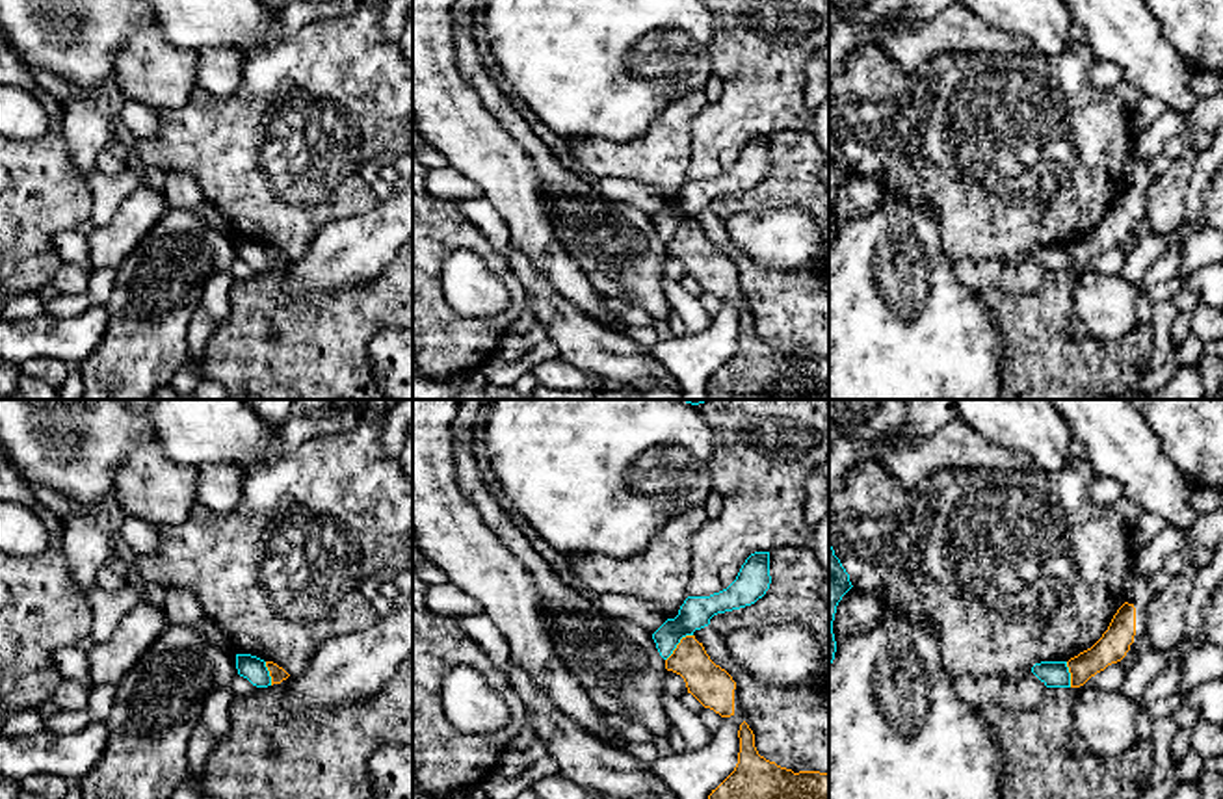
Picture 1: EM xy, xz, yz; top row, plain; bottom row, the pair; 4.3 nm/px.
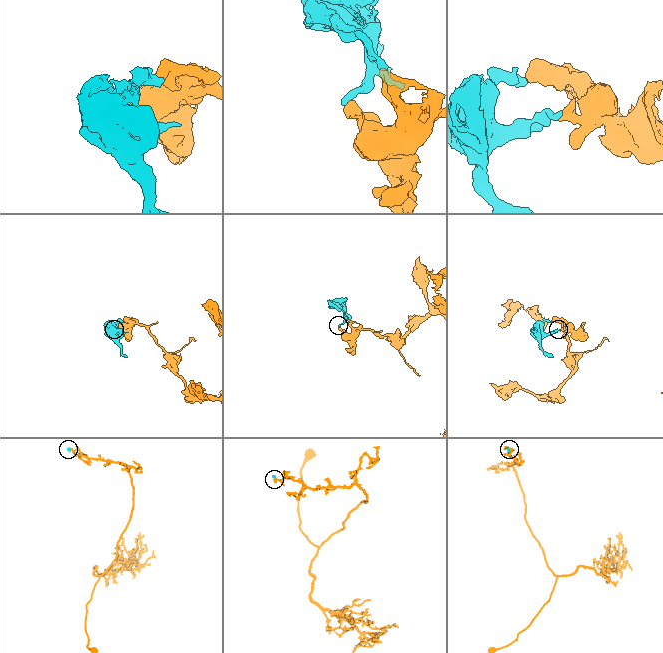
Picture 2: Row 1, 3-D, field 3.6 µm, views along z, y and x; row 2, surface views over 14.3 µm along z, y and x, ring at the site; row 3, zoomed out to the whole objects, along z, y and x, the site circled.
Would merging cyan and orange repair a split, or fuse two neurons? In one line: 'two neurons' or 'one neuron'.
two neurons

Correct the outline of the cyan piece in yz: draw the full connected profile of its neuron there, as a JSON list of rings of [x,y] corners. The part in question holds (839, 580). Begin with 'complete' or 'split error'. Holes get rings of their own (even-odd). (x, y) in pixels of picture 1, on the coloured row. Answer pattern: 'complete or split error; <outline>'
complete; [[[829,544],[829,669],[836,652],[836,641],[833,634],[836,606],[851,587],[853,585],[849,582],[849,574],[846,572],[840,559],[835,556],[833,546]]]

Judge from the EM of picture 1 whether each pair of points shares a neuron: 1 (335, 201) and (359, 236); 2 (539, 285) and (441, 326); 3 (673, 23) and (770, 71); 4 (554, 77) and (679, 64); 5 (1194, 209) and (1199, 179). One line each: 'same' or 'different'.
1: different
2: different
3: different
4: same
5: same

